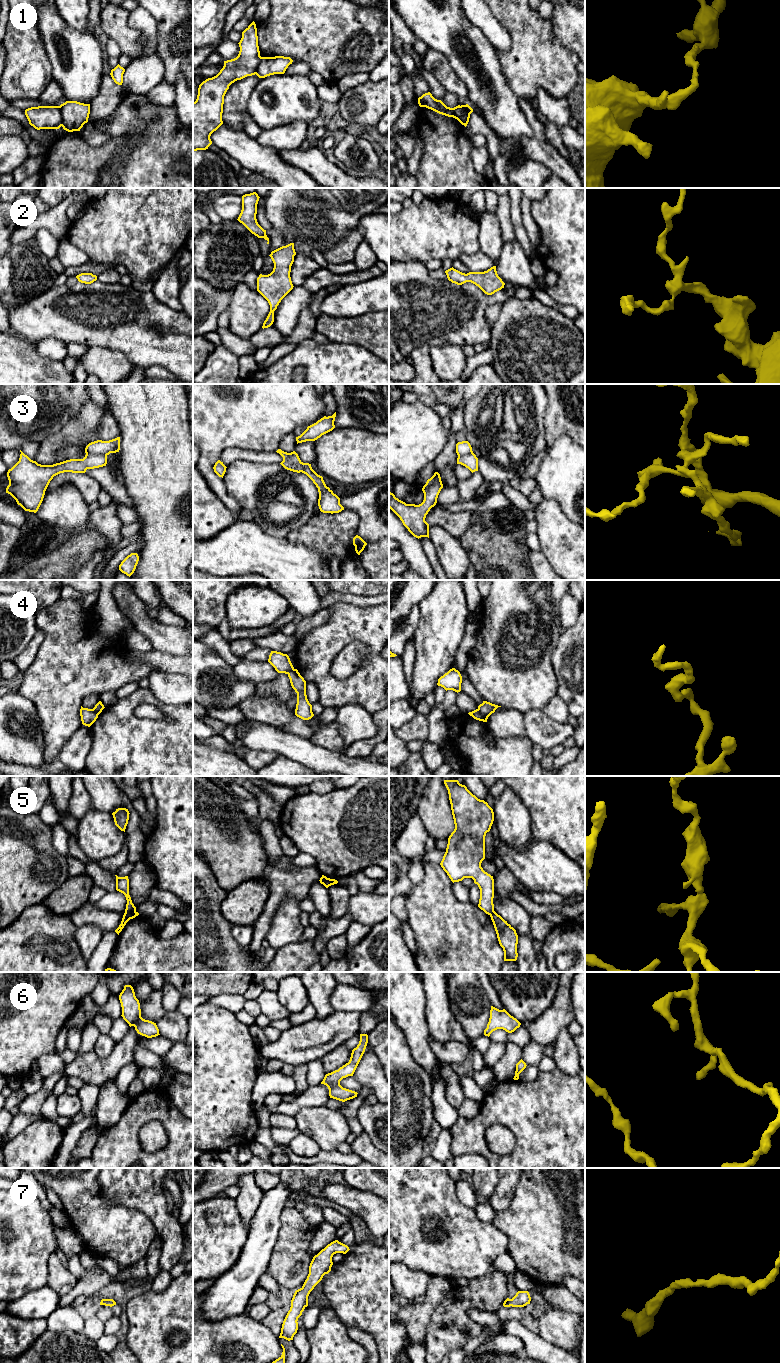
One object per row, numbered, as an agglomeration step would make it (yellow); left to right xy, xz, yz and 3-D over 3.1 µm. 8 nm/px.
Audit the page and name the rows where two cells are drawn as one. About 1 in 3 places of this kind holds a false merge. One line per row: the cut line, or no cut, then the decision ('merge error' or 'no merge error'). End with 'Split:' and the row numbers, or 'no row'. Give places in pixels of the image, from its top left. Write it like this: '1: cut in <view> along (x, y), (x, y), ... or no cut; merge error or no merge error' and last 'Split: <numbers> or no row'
1: cut in xy along (59, 106), (62, 125); merge error
2: no cut; no merge error
3: cut in xy along (86, 453), (104, 454), (106, 456); merge error
4: cut in yz along (477, 709), (487, 718); merge error
5: cut in xy along (135, 911), (125, 913); merge error
6: no cut; no merge error
7: no cut; no merge error
Split: 1, 3, 4, 5

